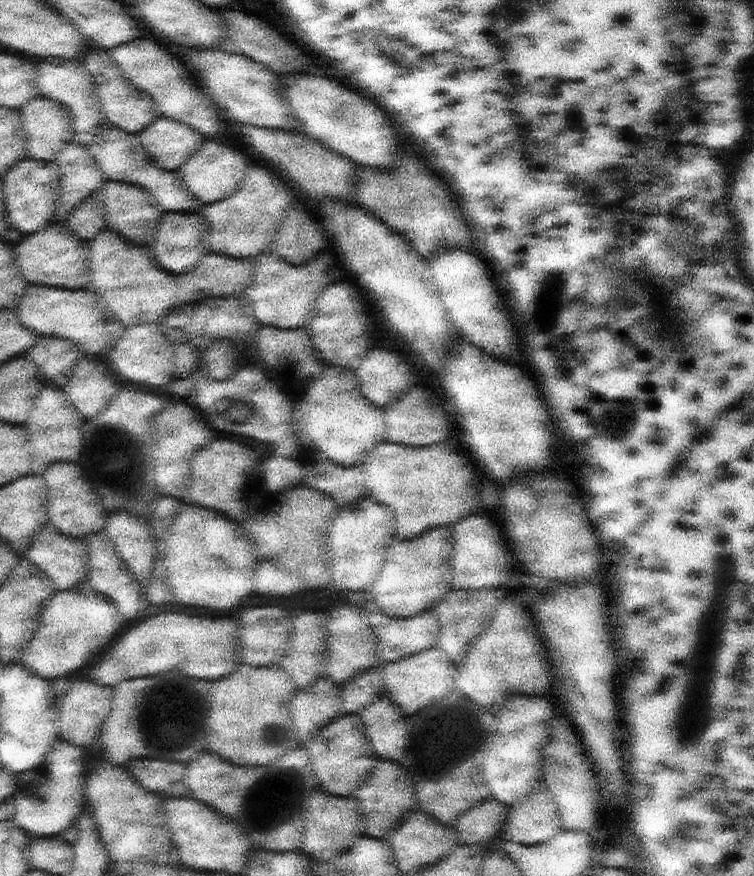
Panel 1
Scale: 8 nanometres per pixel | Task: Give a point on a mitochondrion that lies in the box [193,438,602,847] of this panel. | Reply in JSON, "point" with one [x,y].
{"point":[273,734]}

